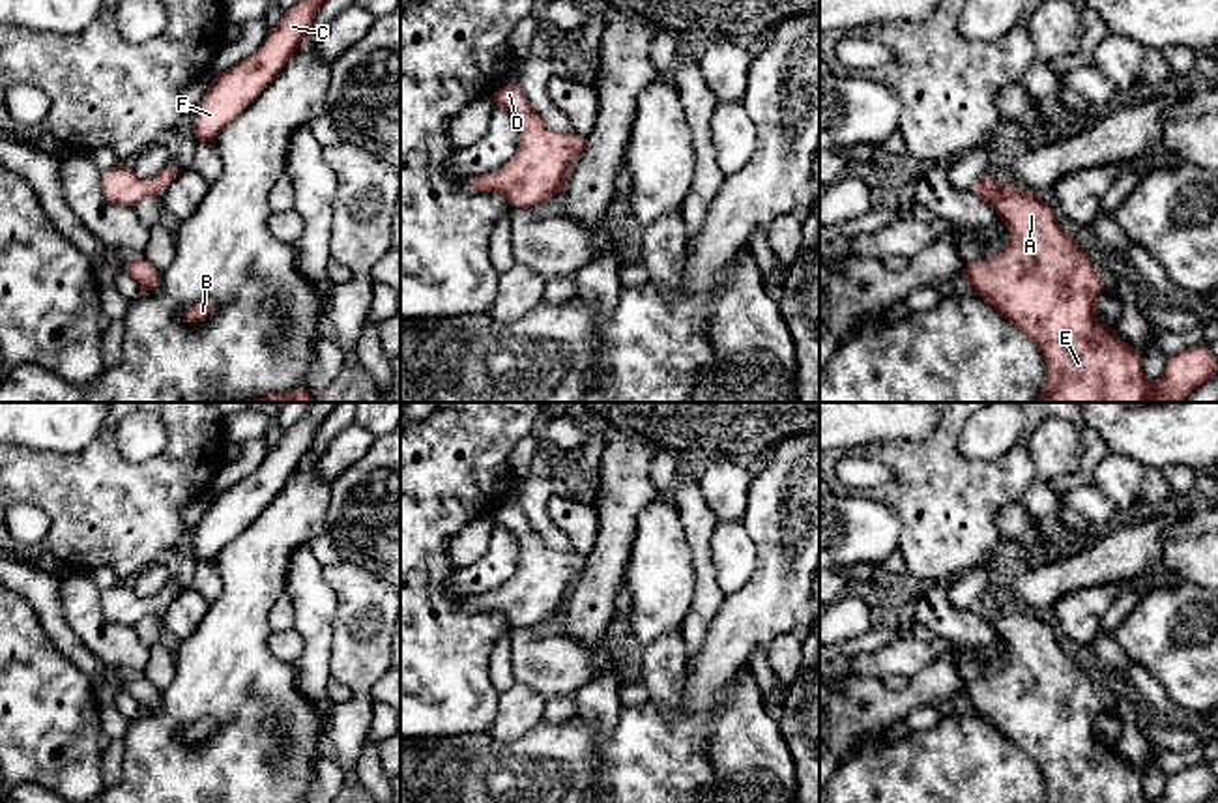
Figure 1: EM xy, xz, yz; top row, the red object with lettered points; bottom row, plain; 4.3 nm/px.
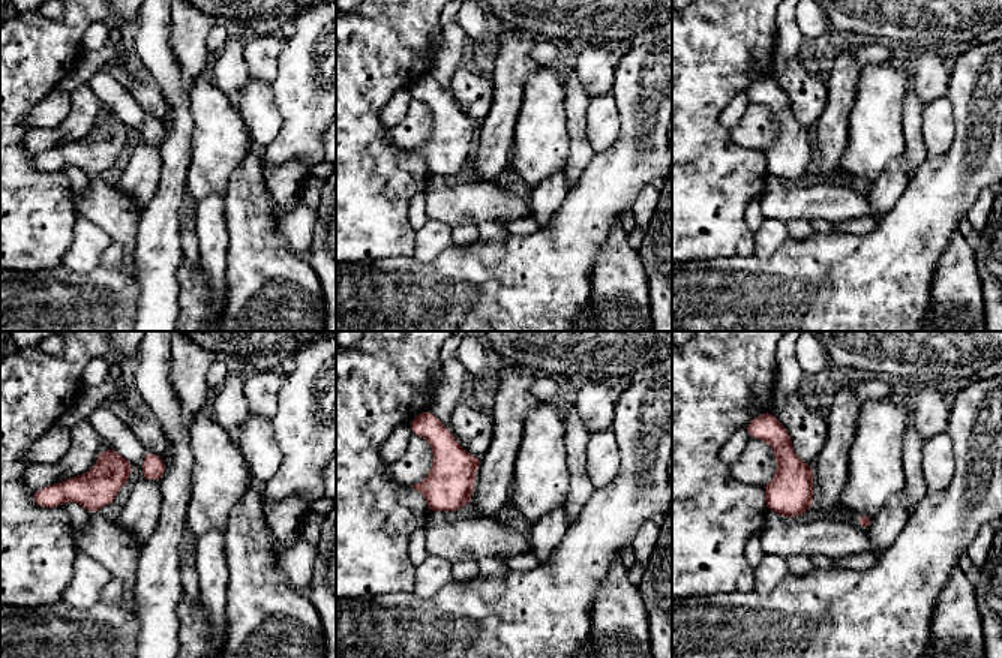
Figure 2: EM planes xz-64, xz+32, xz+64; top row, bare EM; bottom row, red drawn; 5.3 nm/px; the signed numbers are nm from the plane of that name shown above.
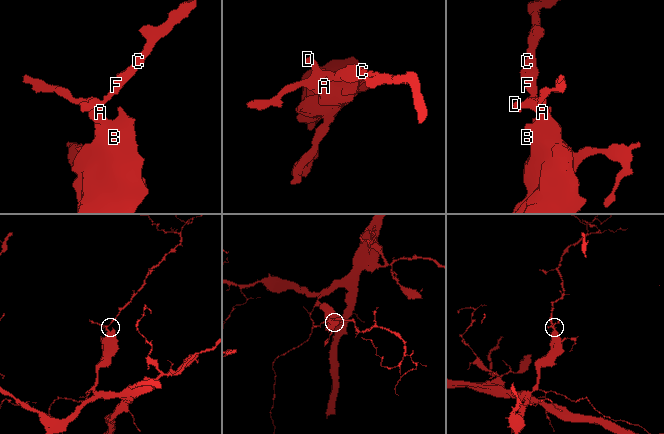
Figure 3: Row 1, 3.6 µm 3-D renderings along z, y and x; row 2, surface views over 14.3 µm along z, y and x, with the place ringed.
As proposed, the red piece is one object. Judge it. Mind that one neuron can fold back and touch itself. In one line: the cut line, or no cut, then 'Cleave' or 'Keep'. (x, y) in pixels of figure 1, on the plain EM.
No split. Keep

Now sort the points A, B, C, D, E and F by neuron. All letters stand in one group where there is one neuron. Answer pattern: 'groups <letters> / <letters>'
groups A B C D E F

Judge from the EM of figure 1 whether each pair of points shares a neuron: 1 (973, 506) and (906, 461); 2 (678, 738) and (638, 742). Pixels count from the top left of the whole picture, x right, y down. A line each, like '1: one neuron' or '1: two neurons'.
1: one neuron
2: one neuron

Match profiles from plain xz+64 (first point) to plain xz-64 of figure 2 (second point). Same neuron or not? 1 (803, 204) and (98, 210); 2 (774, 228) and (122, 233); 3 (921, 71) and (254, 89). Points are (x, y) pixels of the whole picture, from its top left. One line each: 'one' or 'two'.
1: one
2: two
3: two

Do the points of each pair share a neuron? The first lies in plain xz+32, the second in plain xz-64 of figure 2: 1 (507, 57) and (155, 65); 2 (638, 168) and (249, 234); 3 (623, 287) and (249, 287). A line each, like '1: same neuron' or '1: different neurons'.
1: different neurons
2: different neurons
3: same neuron

